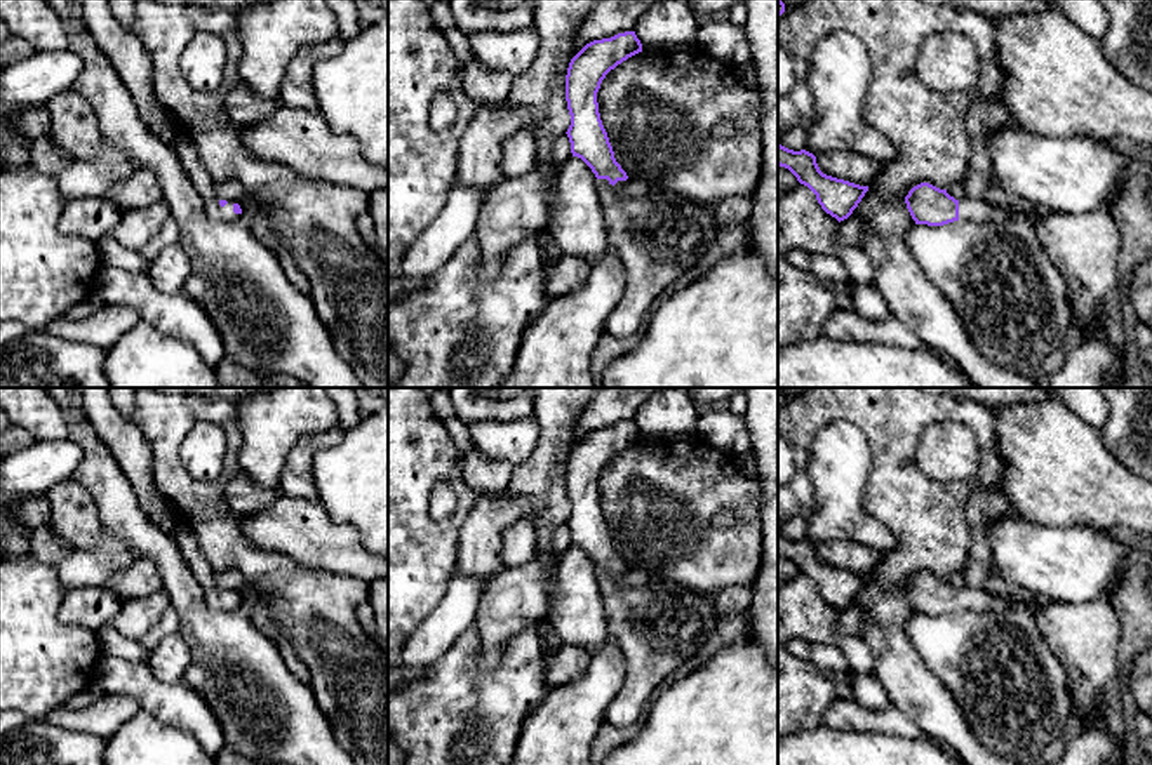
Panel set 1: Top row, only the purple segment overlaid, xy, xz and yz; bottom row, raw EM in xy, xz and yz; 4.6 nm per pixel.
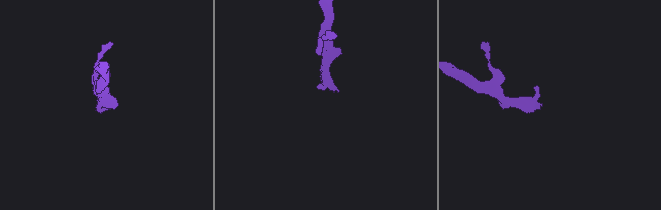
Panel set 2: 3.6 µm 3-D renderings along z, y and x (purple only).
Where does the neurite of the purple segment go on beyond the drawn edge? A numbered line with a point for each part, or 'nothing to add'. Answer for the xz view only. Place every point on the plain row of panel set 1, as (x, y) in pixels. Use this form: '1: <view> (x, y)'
1: xz (656, 631)

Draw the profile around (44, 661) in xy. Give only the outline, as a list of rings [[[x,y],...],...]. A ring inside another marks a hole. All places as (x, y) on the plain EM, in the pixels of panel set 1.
[[[33,555],[23,558],[0,556],[0,713],[16,709],[33,718],[47,716],[77,692],[94,687],[103,649],[97,633],[59,621],[57,612],[64,595],[66,589],[54,565],[44,563]]]

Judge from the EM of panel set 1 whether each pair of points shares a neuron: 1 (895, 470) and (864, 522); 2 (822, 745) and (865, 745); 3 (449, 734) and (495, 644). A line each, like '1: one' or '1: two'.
1: two
2: one
3: two

